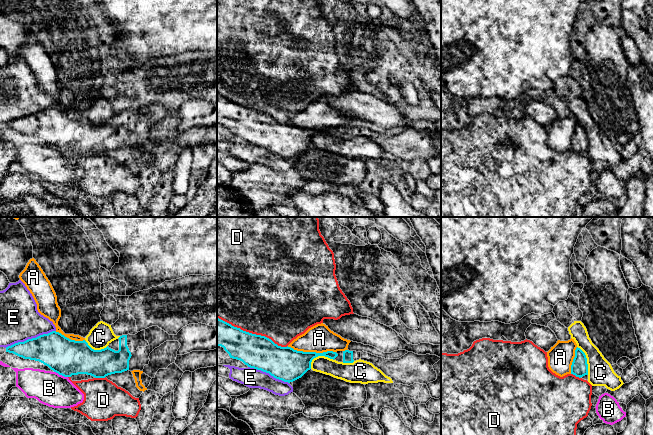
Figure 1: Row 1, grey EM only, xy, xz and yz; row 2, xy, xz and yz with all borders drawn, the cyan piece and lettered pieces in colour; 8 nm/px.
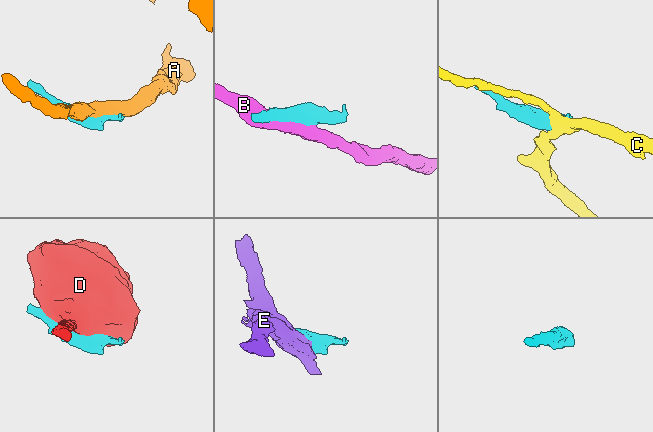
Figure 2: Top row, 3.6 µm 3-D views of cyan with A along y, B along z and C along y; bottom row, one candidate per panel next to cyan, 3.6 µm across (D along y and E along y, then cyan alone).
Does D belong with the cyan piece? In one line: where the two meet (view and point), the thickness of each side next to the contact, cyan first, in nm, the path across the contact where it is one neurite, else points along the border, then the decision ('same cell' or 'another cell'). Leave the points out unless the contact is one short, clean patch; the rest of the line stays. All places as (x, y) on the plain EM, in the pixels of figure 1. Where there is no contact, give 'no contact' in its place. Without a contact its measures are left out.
meets cyan in xz at (251, 109); 280 nm thick on the cyan side, 500 nm on the other; another cell

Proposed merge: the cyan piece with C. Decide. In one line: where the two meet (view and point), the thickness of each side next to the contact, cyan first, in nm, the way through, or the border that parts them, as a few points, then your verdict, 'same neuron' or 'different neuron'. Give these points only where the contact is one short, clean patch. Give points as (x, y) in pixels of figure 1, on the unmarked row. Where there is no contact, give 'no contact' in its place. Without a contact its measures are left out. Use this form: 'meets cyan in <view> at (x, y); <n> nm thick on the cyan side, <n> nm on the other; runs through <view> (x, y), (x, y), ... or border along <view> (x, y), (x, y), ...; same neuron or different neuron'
meets cyan in xz at (318, 131); 260 nm thick on the cyan side, 140 nm on the other; different neuron

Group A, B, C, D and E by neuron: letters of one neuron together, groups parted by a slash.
A / B / C / D / E

